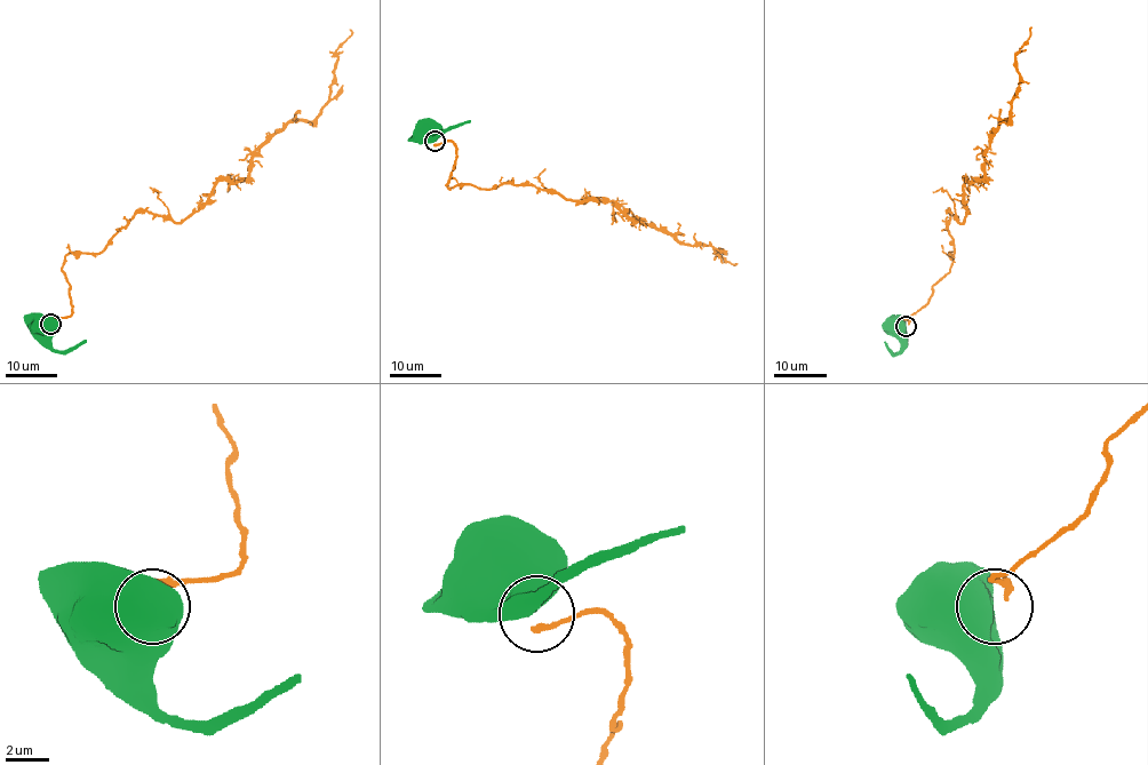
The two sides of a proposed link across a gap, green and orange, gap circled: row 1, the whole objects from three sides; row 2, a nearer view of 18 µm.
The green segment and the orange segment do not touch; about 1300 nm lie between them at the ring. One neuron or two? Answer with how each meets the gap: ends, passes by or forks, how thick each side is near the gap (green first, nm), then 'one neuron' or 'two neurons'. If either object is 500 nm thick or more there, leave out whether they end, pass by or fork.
1050/360 nm | two neurons

